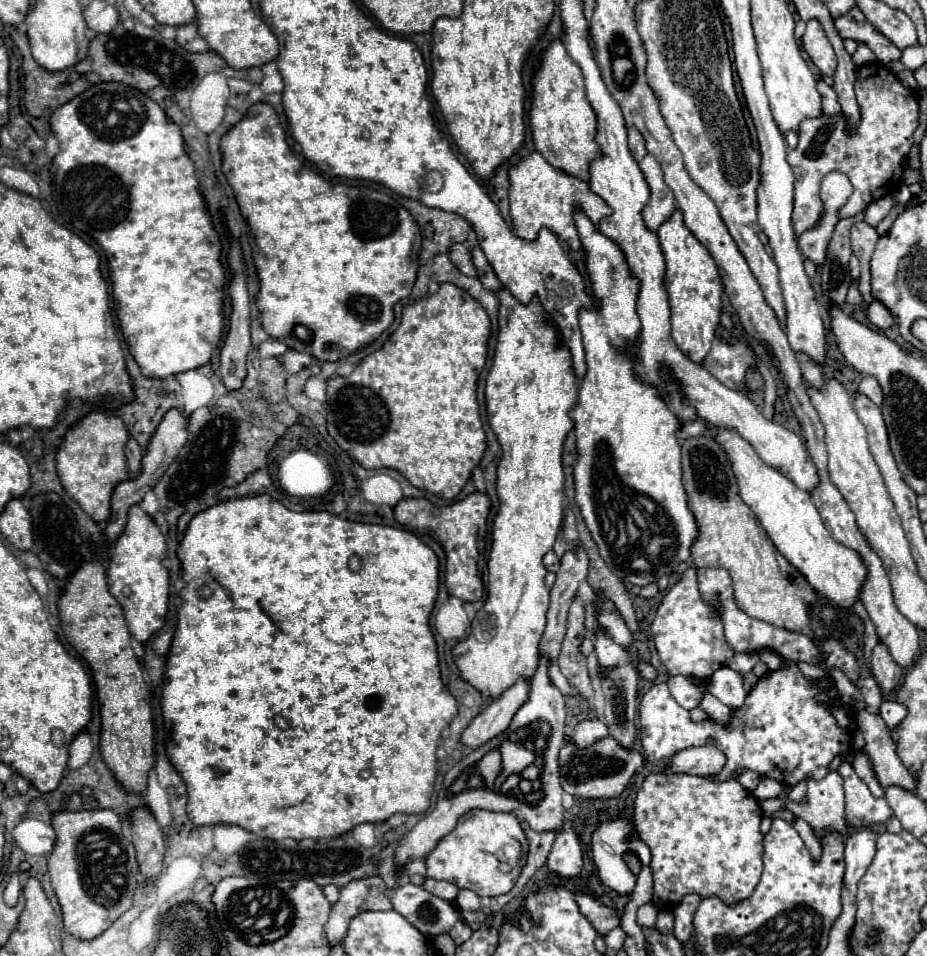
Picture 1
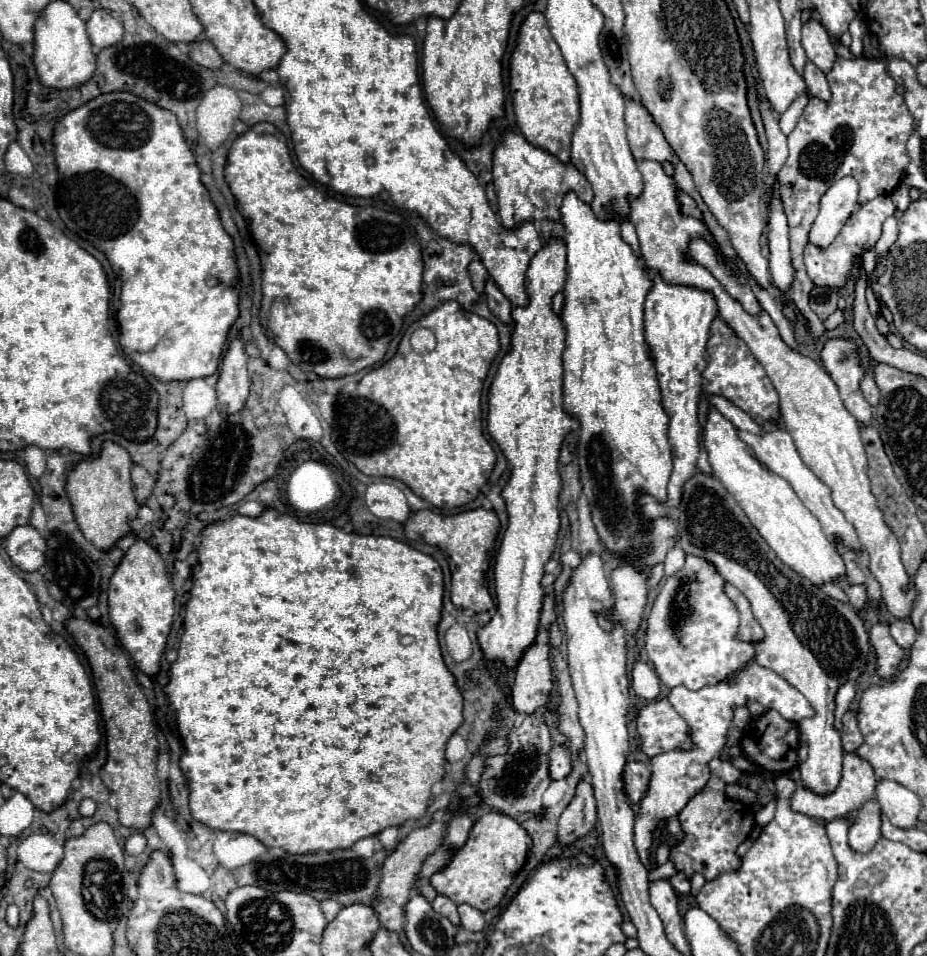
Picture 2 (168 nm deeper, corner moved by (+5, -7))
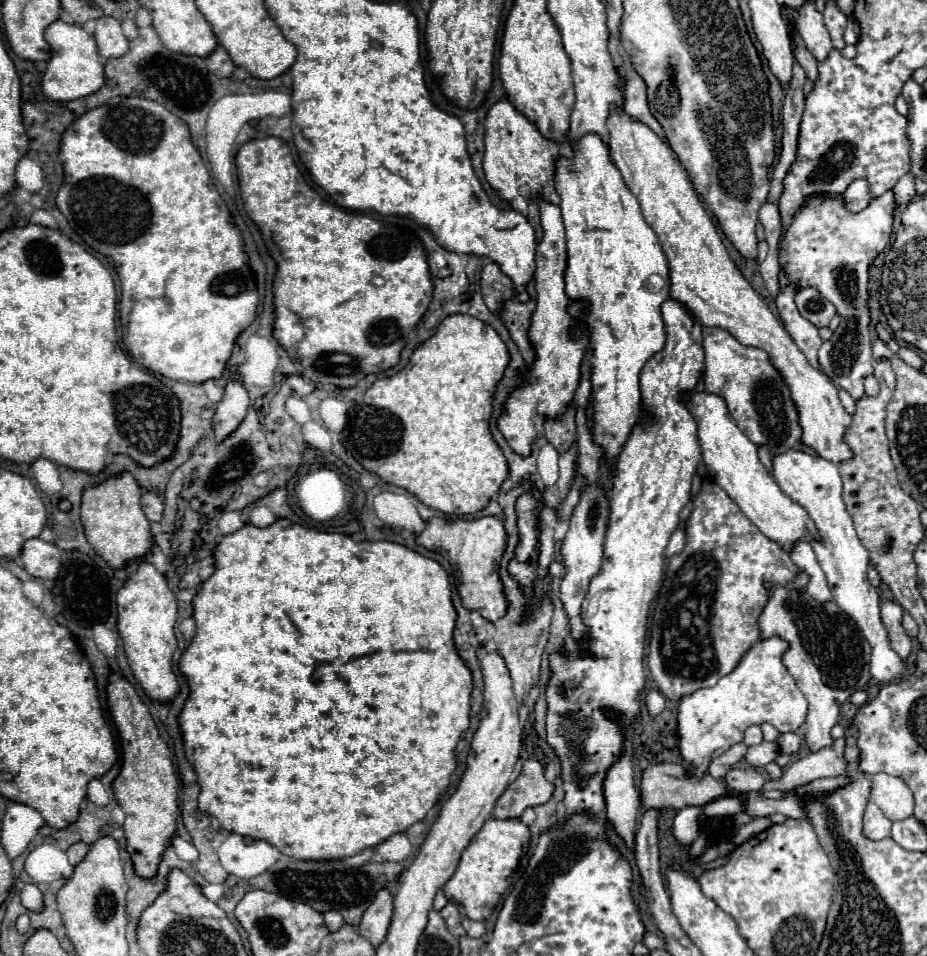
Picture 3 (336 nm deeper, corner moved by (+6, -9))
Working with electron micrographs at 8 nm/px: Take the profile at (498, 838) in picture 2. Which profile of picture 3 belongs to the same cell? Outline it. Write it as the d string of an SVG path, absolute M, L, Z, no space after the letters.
M490 818L484 822L480 832L462 852L454 876L444 886L446 898L460 906L462 916L468 916L470 920L486 920L494 912L498 900L508 888L508 876L518 866L526 840L530 840L530 830L520 822L520 818L510 820Z

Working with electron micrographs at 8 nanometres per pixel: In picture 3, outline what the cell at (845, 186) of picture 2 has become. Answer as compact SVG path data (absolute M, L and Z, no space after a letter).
M854 180L842 196L846 200L848 210L852 210L852 212L864 210L874 200L874 196L870 194L870 188L868 188L866 180Z

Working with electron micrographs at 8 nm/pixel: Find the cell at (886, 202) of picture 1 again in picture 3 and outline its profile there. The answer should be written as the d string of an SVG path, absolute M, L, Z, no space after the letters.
M888 190L880 198L860 210L850 212L842 196L814 194L802 202L792 216L792 224L780 236L778 260L796 290L816 288L826 300L836 306L842 316L840 326L830 340L818 350L824 374L836 384L844 386L852 398L864 396L864 378L872 370L872 342L870 342L870 302L868 302L868 268L874 258L886 248L894 222L894 192Z

